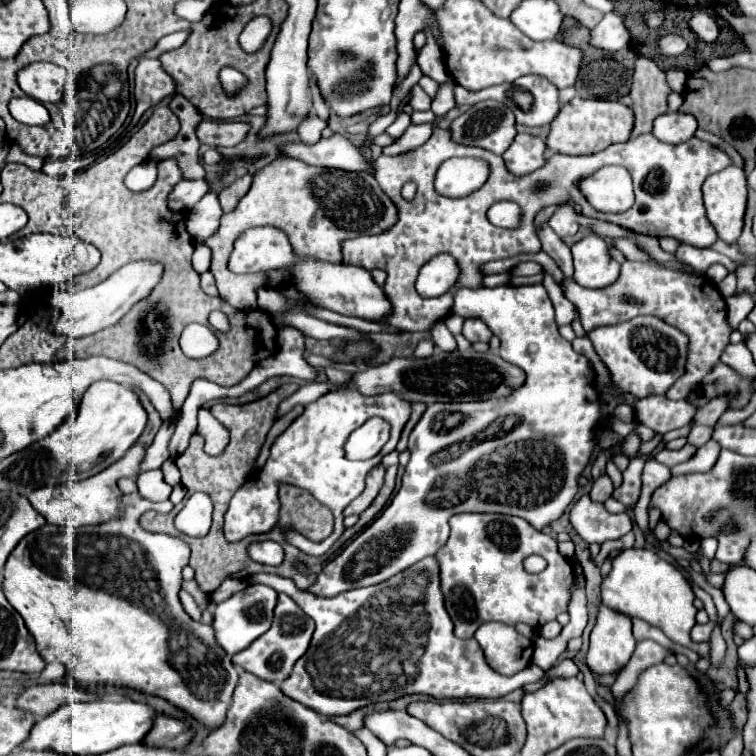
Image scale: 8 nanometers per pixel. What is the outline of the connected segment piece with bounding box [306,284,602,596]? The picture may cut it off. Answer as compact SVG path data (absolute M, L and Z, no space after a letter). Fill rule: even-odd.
M530 284L530 286L496 286L496 288L476 288L476 290L469 288L459 288L454 295L454 306L452 306L452 314L460 316L460 318L478 318L482 320L490 330L492 334L496 334L502 344L500 344L500 356L520 368L524 368L526 372L526 382L512 390L512 394L504 396L504 398L492 398L488 402L464 402L464 404L430 404L428 410L424 412L424 416L420 418L420 422L416 424L416 428L412 430L410 434L410 464L406 466L406 472L404 472L404 478L402 478L402 488L398 490L398 494L392 498L392 502L386 506L386 510L382 512L382 516L378 516L368 528L364 528L332 562L328 562L322 572L318 574L316 582L312 586L308 586L306 590L310 594L316 594L316 596L336 596L340 592L346 592L350 588L362 588L362 586L372 586L372 584L380 584L392 576L396 576L398 572L410 568L412 564L420 562L422 558L426 556L434 556L442 546L444 542L448 540L448 532L450 532L450 526L448 526L448 518L458 514L458 512L498 512L498 514L512 514L512 516L520 516L524 520L528 520L536 530L544 530L546 526L550 526L552 522L556 522L564 512L566 508L572 504L574 496L576 496L576 490L578 490L578 476L580 472L588 466L594 450L596 450L596 440L592 436L594 428L602 422L602 410L600 410L600 396L598 392L594 390L594 370L590 366L590 360L582 354L578 354L572 344L568 340L564 340L560 334L558 334L558 326L556 326L556 320L554 320L554 306L552 306L552 300L546 292L546 288L542 284ZM450 446L468 446L464 452L444 452L446 448Z

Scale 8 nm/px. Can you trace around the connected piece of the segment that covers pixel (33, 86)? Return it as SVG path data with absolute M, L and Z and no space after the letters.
M37 62L22 68L17 73L20 88L38 102L58 102L64 94L66 70L48 63Z

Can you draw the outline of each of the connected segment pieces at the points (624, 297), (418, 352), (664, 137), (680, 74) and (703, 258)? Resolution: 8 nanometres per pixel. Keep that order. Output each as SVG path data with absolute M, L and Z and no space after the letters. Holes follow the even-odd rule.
M624 262L620 278L612 286L592 290L582 288L572 278L564 278L560 288L562 294L572 304L576 304L580 322L586 332L598 326L618 324L636 316L656 316L688 336L686 374L678 378L666 392L670 400L684 400L692 392L692 386L696 386L712 370L712 366L720 360L720 354L728 346L732 328L726 316L726 302L718 286L708 276L694 272L678 272L672 268L664 268L658 262ZM590 304L596 314L590 314Z
M424 338L424 340L420 340L420 344L416 346L414 356L418 356L418 358L428 358L428 356L432 356L432 352L434 352L434 342L432 342L430 338Z
M666 112L654 120L652 134L660 142L680 144L680 142L690 140L694 136L696 128L698 128L698 124L696 124L694 116L684 114L684 112Z
M671 69L666 72L666 78L673 92L684 92L684 82L686 82L686 72L680 69Z
M680 246L678 248L678 252L676 252L676 256L680 258L680 260L684 260L686 264L690 264L696 272L706 272L706 268L708 266L712 266L714 262L720 262L720 264L724 264L730 272L734 272L736 268L738 268L738 264L734 262L734 260L730 260L728 256L724 256L724 254L718 254L718 252L714 252L714 250L706 250L706 248L692 248L692 246Z

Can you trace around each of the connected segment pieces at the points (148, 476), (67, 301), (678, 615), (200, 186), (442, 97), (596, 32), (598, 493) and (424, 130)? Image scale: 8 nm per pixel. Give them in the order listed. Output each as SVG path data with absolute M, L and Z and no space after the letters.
M150 470L138 476L138 490L140 490L140 496L148 498L150 502L164 502L170 498L172 486L164 482L162 470Z
M138 260L138 262L128 262L124 264L120 270L116 270L110 278L106 278L104 282L92 286L92 288L84 288L84 290L54 290L54 292L44 293L45 300L54 308L60 310L60 316L50 324L50 330L54 334L66 334L68 338L84 338L88 334L94 334L98 330L110 328L116 322L120 322L120 318L124 318L124 314L128 314L128 310L148 298L148 294L152 294L152 290L156 288L156 284L160 282L164 272L164 264L154 262L154 260Z
M630 548L612 560L612 572L602 582L602 602L614 610L658 626L670 640L692 648L700 656L708 656L710 652L708 642L694 644L690 640L690 630L696 624L698 610L686 576L674 564L666 562L654 548Z
M180 180L168 196L168 208L172 212L190 212L206 192L208 184L204 180Z
M442 84L436 98L432 100L432 112L436 114L436 118L442 118L446 112L450 112L456 106L454 102L454 92L450 84Z
M608 12L594 28L592 28L592 46L604 48L610 52L622 50L630 46L630 32L624 26L624 20L618 12Z
M604 474L604 476L600 476L598 480L594 480L592 490L590 490L590 500L592 500L592 502L606 502L606 500L610 498L612 490L614 490L612 480L608 478L608 474Z
M431 123L410 124L404 134L391 145L384 147L382 152L384 155L389 156L404 154L426 143L431 137L432 132L433 127Z

